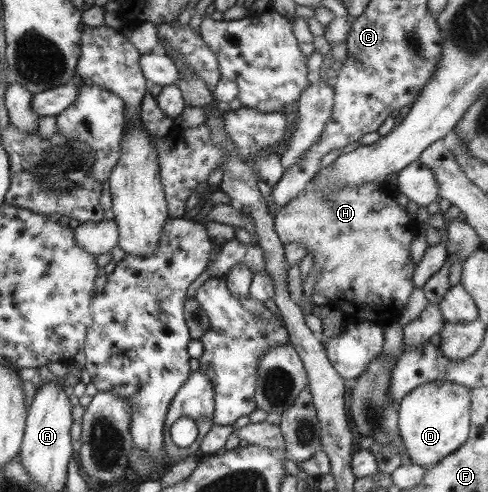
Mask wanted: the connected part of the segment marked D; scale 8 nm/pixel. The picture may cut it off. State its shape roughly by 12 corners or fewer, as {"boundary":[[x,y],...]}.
{"boundary":[[440,379],[398,403],[409,464],[429,468],[469,433],[469,388]]}

